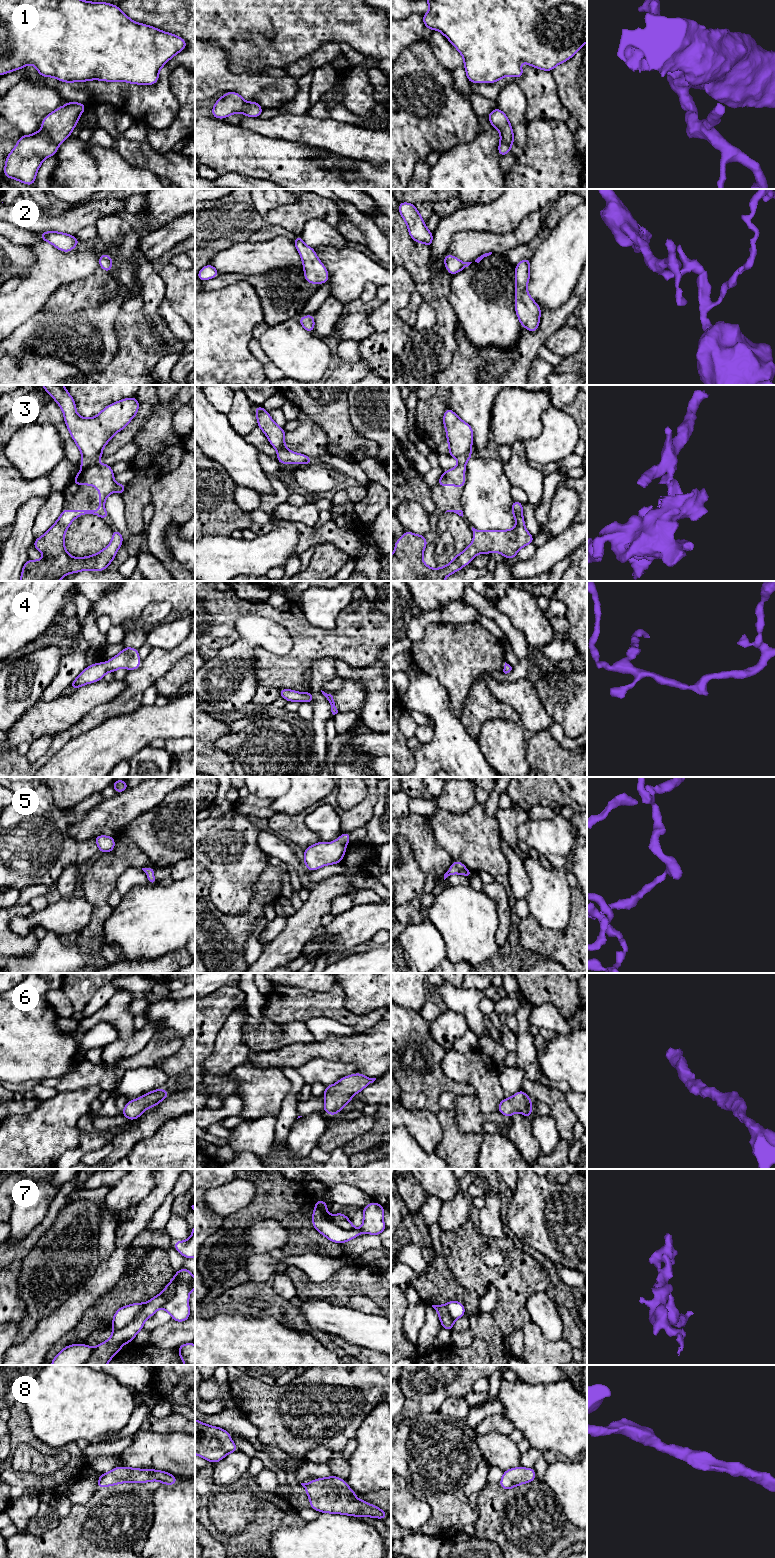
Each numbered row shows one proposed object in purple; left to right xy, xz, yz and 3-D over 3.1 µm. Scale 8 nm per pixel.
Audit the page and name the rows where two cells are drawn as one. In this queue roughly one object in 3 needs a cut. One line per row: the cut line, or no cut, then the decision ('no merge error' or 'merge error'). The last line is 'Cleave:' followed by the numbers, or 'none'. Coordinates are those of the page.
1: no cut; no merge error
2: no cut; no merge error
3: cut in xy along (100, 452), (93, 457), (82, 457); merge error
4: no cut; no merge error
5: no cut; no merge error
6: no cut; no merge error
7: cut in xy along (144, 1303), (141, 1311), (132, 1320), (124, 1326), (113, 1329); merge error
8: no cut; no merge error
Cleave: 3, 7

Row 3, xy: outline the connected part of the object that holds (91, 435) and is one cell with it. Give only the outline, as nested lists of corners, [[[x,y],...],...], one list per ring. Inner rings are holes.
[[[63,385],[41,386],[62,409],[65,424],[82,457],[98,456],[110,439],[136,416],[140,406],[136,397],[125,398],[106,406],[95,417],[83,418],[77,414],[75,401]]]

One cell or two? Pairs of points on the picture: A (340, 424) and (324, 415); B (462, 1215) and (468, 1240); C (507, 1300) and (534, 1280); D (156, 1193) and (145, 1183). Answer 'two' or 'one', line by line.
A: one
B: two
C: one
D: two

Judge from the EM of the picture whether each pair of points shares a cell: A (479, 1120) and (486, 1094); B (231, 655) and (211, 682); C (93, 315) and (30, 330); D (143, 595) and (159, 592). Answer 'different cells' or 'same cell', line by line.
A: different cells
B: same cell
C: same cell
D: same cell

